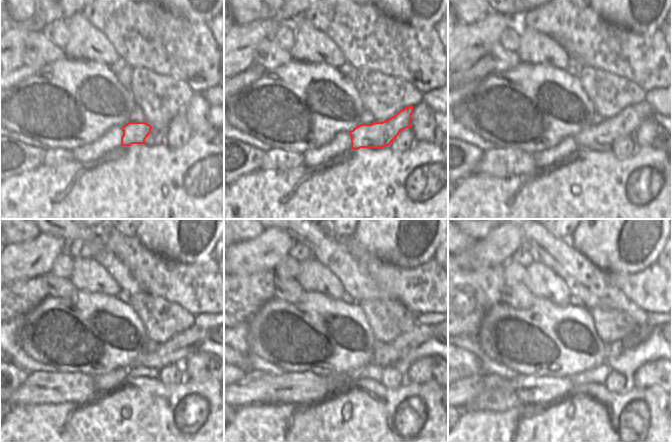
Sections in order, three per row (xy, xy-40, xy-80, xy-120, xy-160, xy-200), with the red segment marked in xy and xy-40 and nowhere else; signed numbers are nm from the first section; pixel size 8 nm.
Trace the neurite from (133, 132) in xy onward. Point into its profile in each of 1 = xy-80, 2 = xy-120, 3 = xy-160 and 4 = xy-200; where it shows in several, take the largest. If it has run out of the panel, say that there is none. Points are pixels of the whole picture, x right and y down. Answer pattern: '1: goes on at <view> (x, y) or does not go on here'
1: goes on at xy-80 (625, 123)
2: goes on at xy-120 (176, 350)
3: goes on at xy-160 (385, 355)
4: goes on at xy-200 (642, 332)

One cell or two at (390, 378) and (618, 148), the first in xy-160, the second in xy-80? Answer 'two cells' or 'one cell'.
one cell

